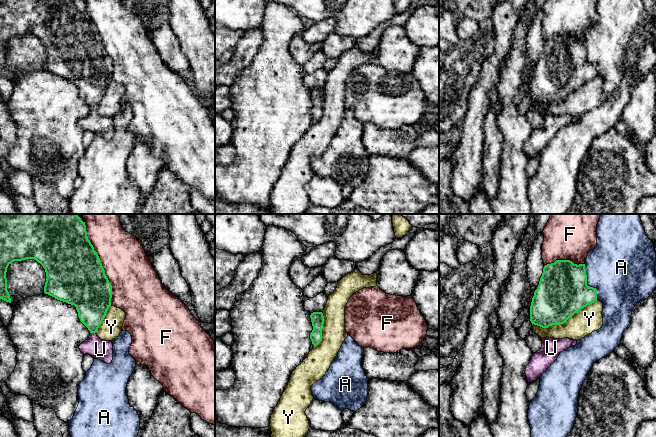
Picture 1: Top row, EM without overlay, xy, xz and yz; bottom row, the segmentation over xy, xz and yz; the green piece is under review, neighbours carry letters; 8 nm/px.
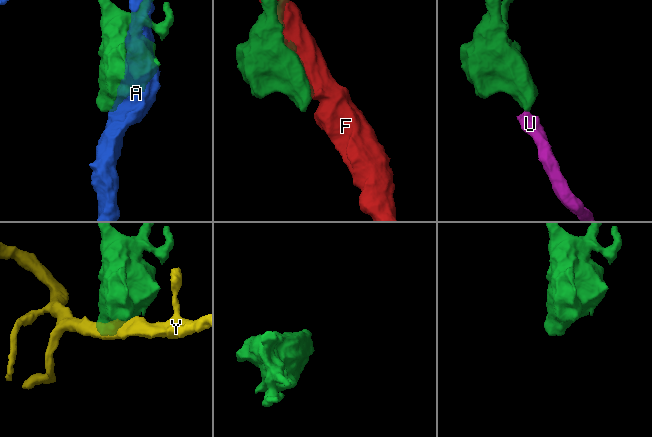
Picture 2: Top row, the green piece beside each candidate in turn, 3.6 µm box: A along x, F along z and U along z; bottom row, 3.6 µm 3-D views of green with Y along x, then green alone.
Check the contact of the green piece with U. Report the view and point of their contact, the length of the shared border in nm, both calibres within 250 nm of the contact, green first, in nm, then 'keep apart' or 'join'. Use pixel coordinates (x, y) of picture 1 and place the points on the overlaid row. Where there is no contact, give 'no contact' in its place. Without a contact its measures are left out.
meets green in xy at (93, 332); contact 50 nm long; 280 nm thick on the green side, 160 nm on the other; join

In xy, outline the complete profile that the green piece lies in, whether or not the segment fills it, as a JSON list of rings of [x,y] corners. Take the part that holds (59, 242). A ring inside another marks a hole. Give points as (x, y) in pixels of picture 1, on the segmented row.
[[[0,214],[0,299],[11,303],[7,268],[14,261],[26,259],[36,260],[45,269],[45,294],[76,307],[80,321],[90,331],[89,338],[80,344],[80,351],[110,364],[113,343],[101,340],[96,332],[111,306],[112,285],[88,239],[85,222],[77,214]]]

